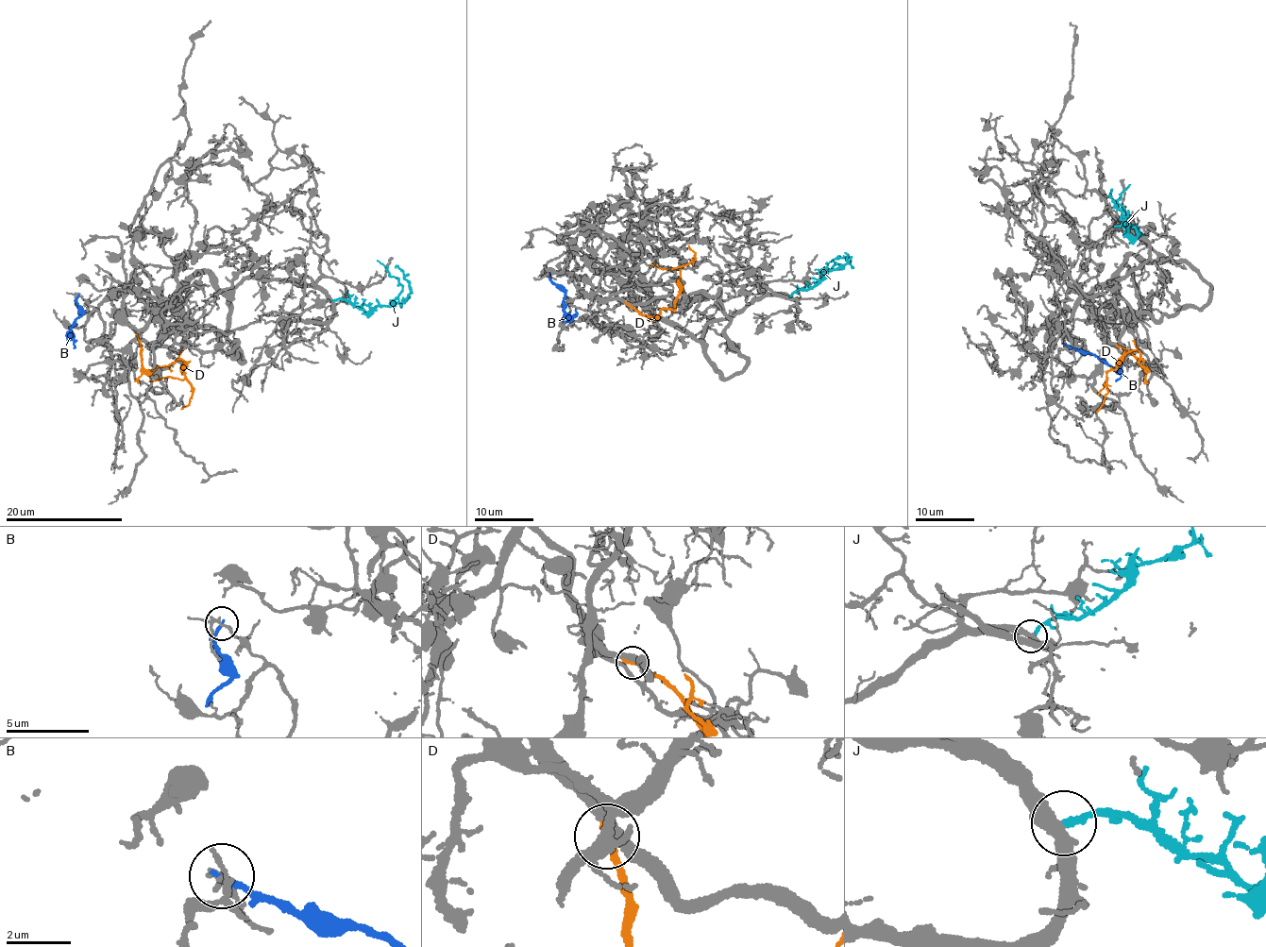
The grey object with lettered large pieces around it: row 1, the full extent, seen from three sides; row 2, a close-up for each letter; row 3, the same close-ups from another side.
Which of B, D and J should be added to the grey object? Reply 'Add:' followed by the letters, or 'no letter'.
Add: no letter

